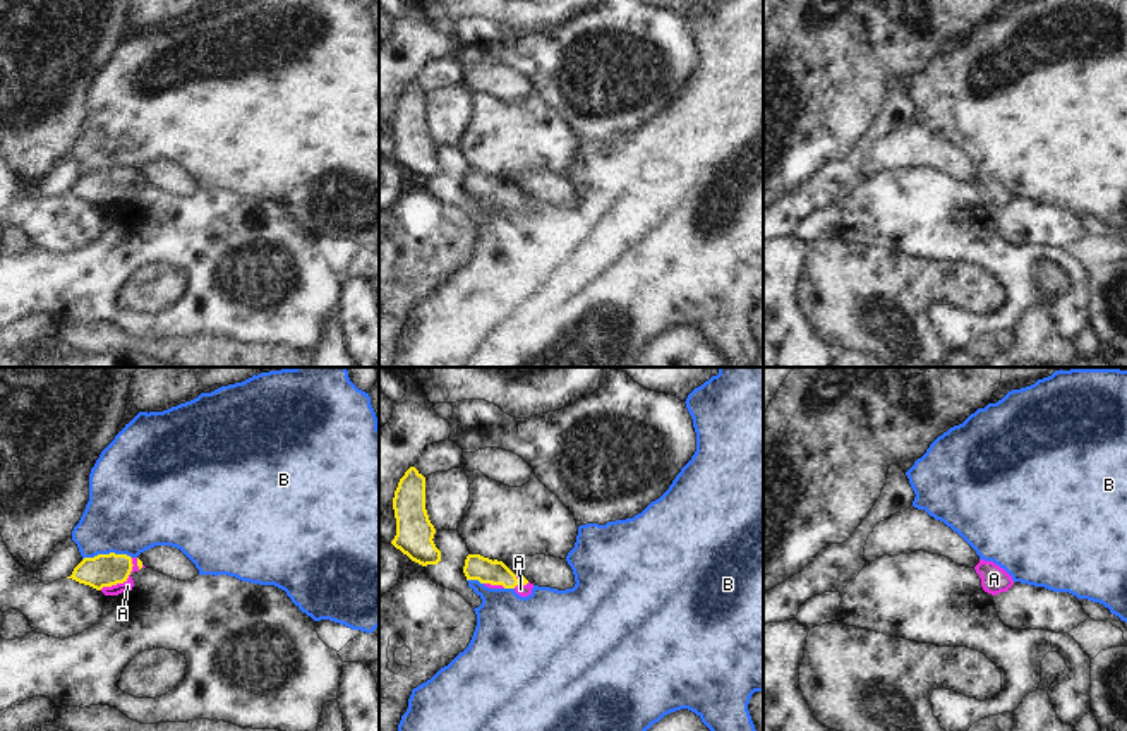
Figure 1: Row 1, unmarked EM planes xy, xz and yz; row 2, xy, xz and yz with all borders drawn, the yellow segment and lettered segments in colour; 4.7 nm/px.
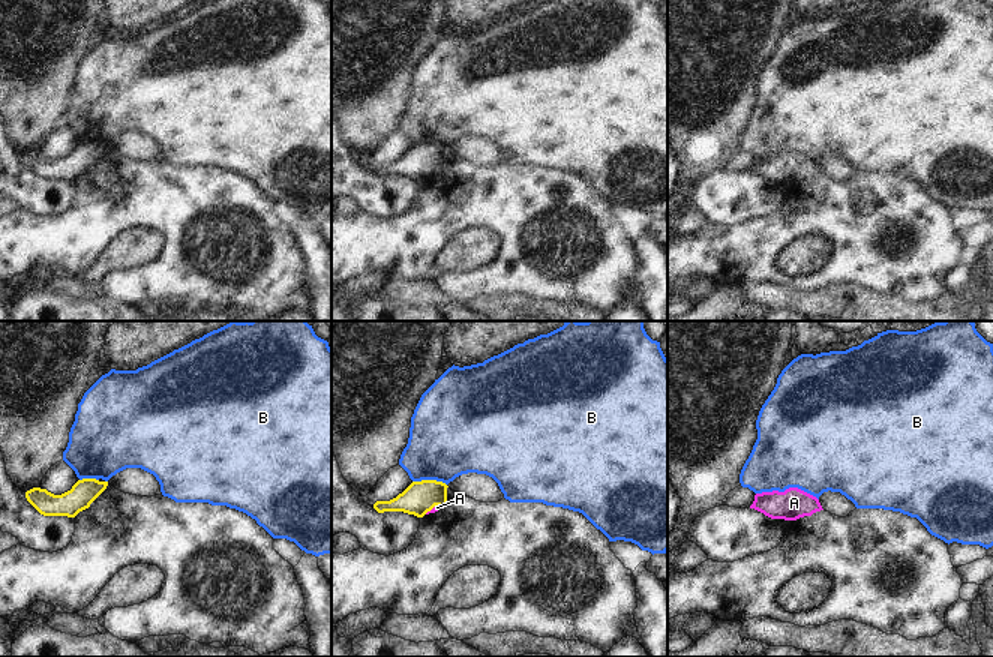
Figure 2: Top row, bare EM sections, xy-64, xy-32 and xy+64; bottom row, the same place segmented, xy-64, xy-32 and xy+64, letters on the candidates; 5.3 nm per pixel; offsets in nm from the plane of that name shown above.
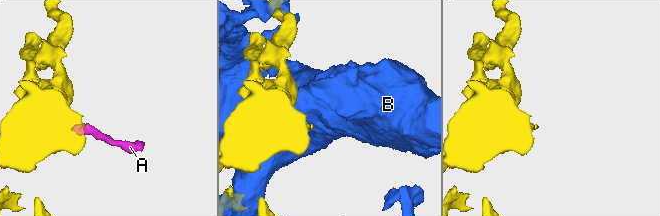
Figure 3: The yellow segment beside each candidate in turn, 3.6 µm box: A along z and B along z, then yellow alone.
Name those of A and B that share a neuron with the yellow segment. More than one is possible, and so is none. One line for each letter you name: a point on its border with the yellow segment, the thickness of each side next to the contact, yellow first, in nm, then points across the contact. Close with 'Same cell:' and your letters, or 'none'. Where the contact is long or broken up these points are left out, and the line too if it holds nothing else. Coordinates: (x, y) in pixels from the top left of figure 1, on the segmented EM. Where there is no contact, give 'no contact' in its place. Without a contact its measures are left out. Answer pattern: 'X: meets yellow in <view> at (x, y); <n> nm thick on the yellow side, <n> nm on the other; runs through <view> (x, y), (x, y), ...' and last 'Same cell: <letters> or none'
A: meets yellow in xy at (124, 580); 160 nm thick on the yellow side, 50 nm on the other; runs through xy (103, 570), (124, 580), (127, 586)
Same cell: A

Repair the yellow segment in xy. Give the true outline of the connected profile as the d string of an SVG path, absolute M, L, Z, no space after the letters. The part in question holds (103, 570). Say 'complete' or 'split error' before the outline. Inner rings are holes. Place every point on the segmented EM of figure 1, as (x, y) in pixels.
split error; M110 553L84 558L67 578L101 590L105 595L118 595L132 590L134 580L130 575L141 568L139 558Z

